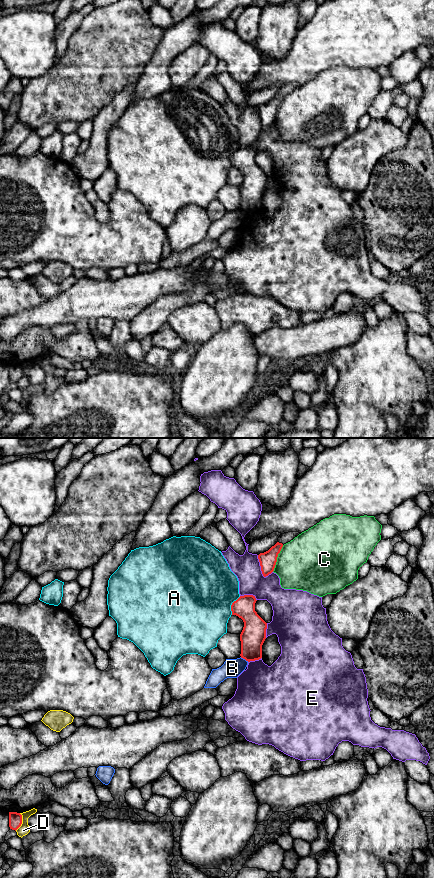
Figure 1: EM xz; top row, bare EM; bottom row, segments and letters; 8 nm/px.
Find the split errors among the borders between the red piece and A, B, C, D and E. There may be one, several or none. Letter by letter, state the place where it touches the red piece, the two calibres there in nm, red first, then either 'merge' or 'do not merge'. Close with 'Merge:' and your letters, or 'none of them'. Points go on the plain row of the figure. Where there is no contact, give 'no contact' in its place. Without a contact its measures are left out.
A: xz (231, 157) | 180/500 nm | do not merge
B: xz (244, 210) | 200/160 nm | do not merge
C: xz (276, 110) | 140/440 nm | do not merge
D: xz (21, 374) | 110/90 nm | do not merge
E: xz (260, 117) | 140/220 nm | do not merge
Merge: none of them

